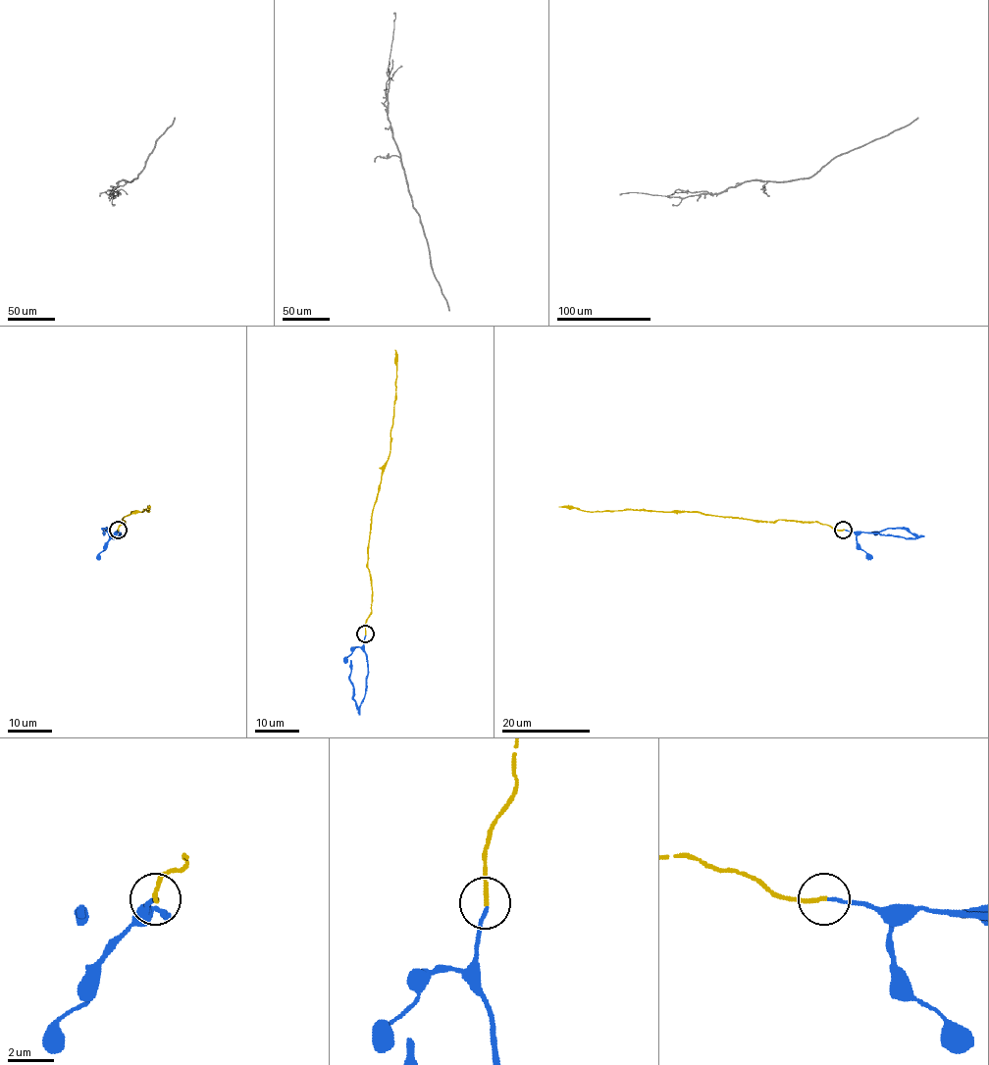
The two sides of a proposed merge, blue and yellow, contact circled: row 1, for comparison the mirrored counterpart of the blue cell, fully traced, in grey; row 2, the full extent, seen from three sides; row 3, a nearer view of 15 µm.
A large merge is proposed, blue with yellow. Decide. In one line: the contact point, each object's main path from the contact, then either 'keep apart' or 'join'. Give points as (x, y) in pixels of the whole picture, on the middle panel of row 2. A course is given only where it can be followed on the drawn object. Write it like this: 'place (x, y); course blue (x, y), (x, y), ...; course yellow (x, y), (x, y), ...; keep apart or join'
place (365, 633); course blue (366, 634), (366, 692), (358, 706), (349, 676), (350, 660); course yellow (365, 634), (365, 624), (372, 611), (367, 546), (382, 471), (390, 451), (396, 394), (394, 350); join

